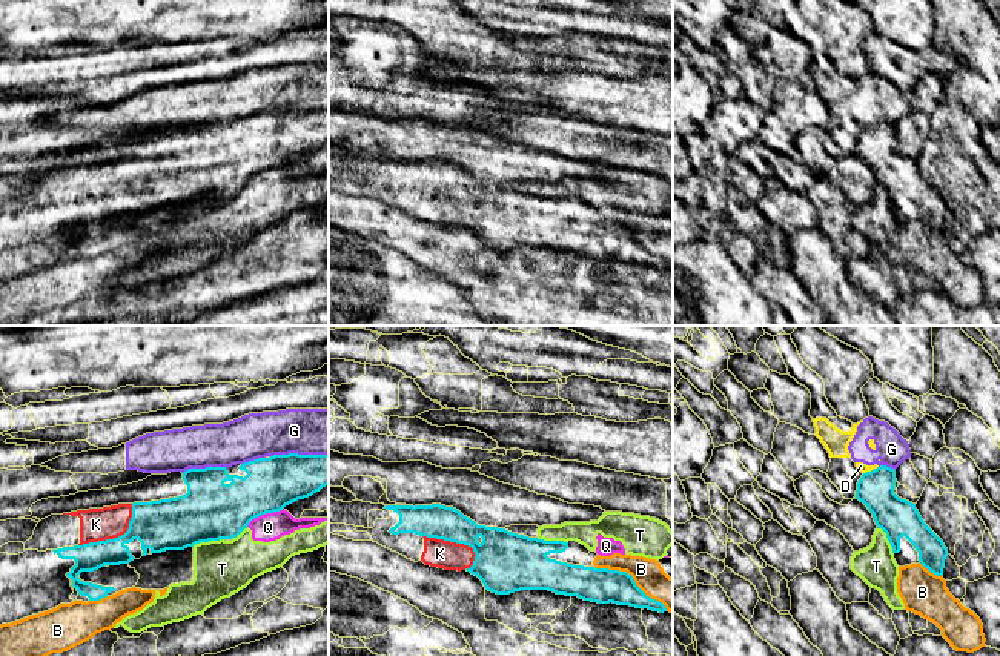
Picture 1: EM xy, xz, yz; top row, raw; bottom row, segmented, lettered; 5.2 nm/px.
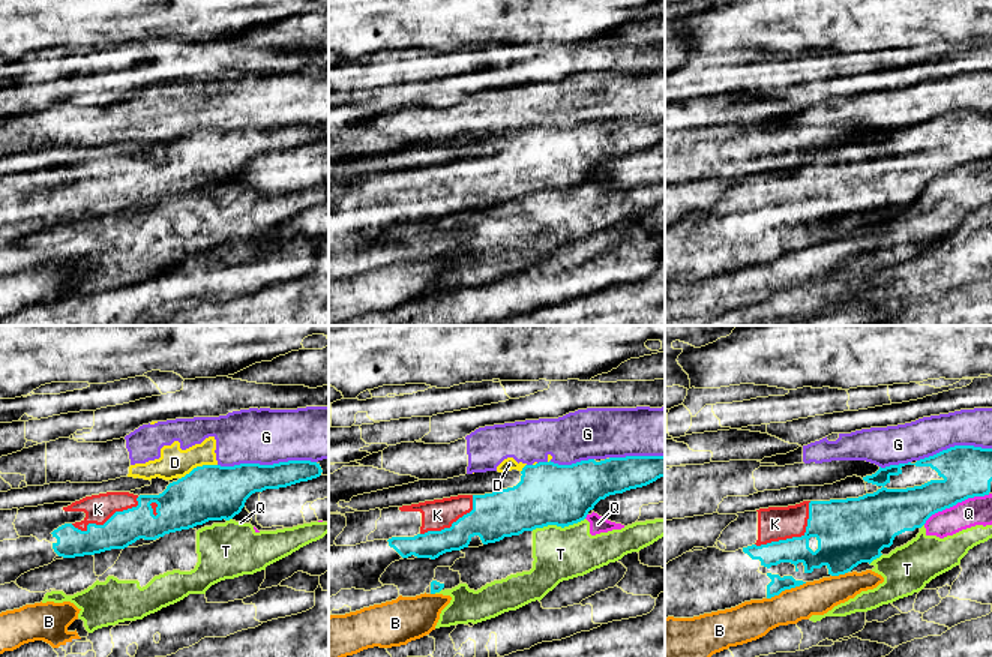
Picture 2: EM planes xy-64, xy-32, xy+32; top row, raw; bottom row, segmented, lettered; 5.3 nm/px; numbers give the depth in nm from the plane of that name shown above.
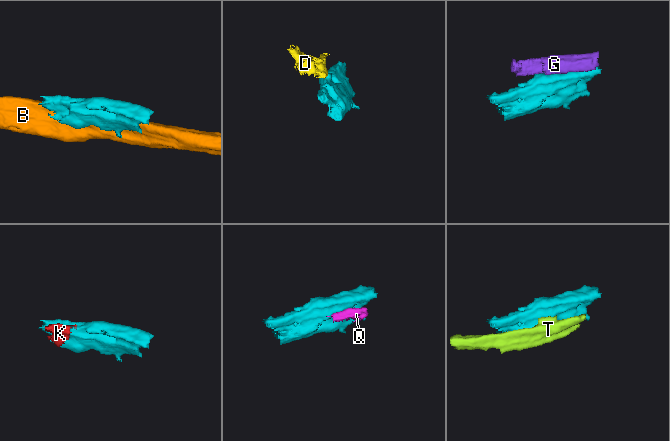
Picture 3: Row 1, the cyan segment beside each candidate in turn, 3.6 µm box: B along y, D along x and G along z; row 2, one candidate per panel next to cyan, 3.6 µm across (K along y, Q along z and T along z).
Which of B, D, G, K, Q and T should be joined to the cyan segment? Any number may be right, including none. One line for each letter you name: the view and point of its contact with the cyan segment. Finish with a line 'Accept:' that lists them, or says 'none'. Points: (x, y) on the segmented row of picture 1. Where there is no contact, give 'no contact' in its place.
K: xy (115, 538)
Accept: K

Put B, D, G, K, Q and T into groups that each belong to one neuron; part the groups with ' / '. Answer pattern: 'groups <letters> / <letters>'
groups B / D / G / K / Q T

